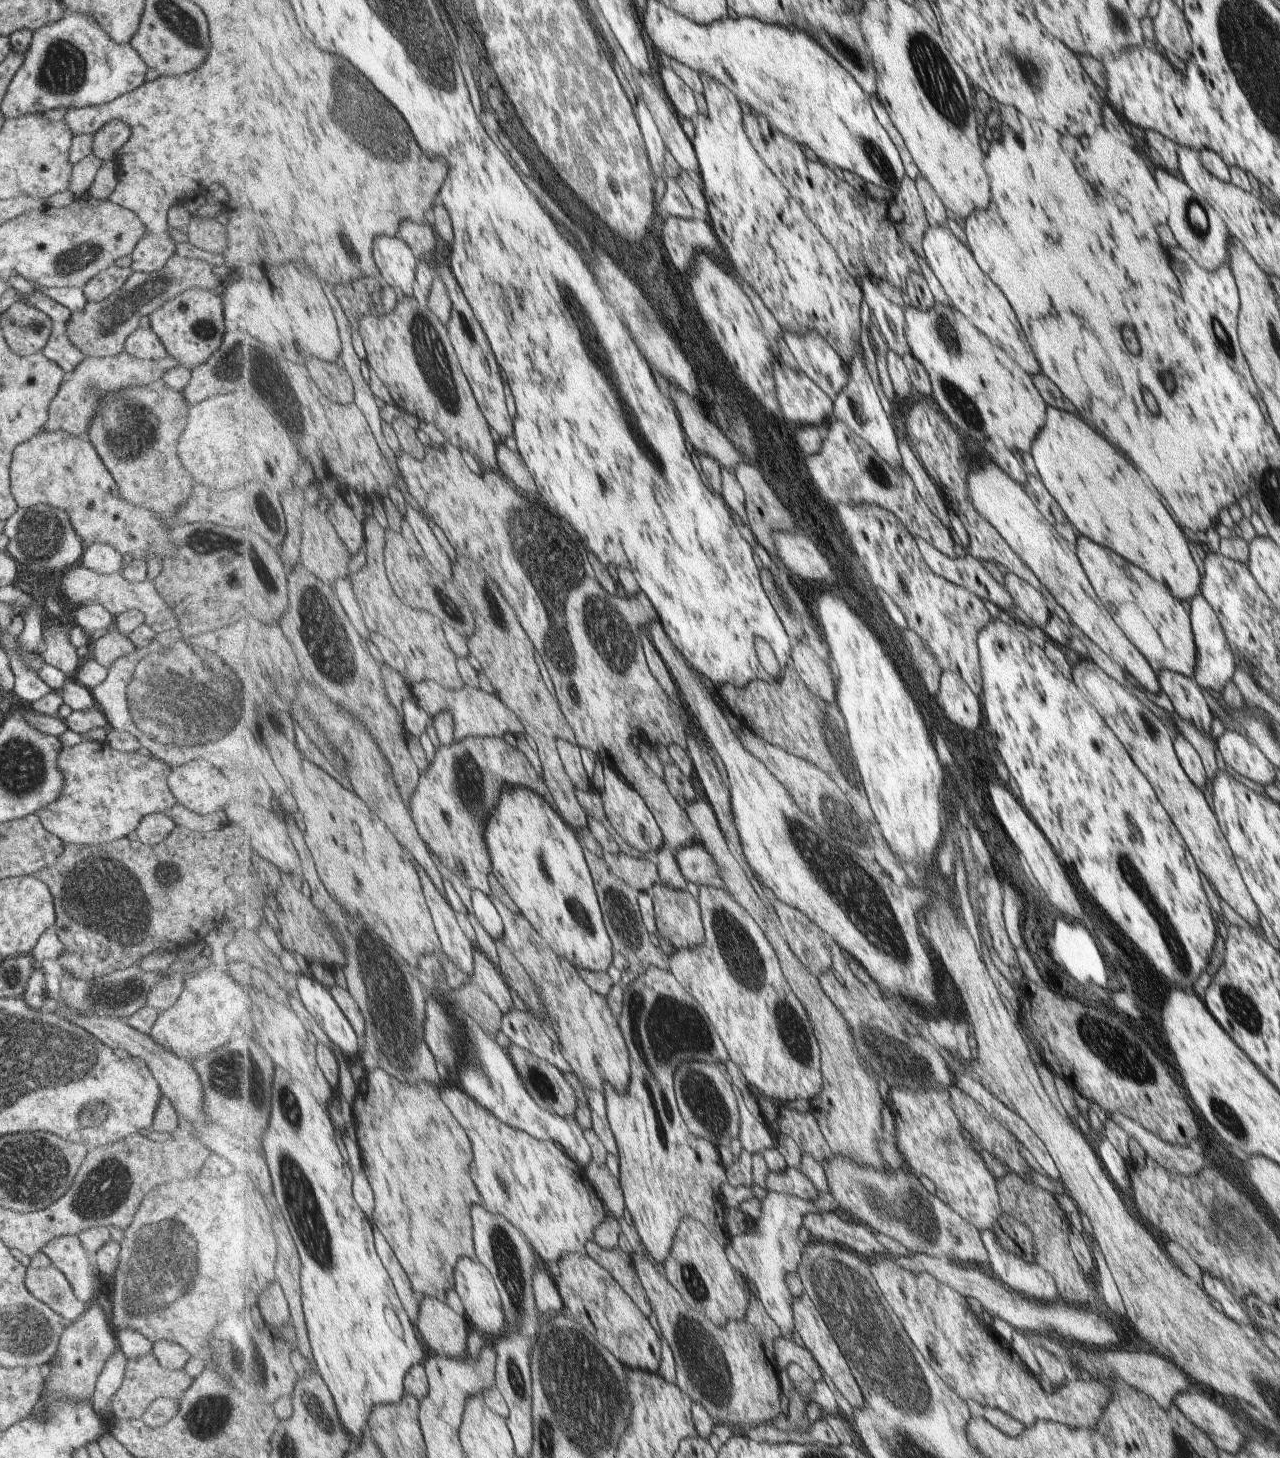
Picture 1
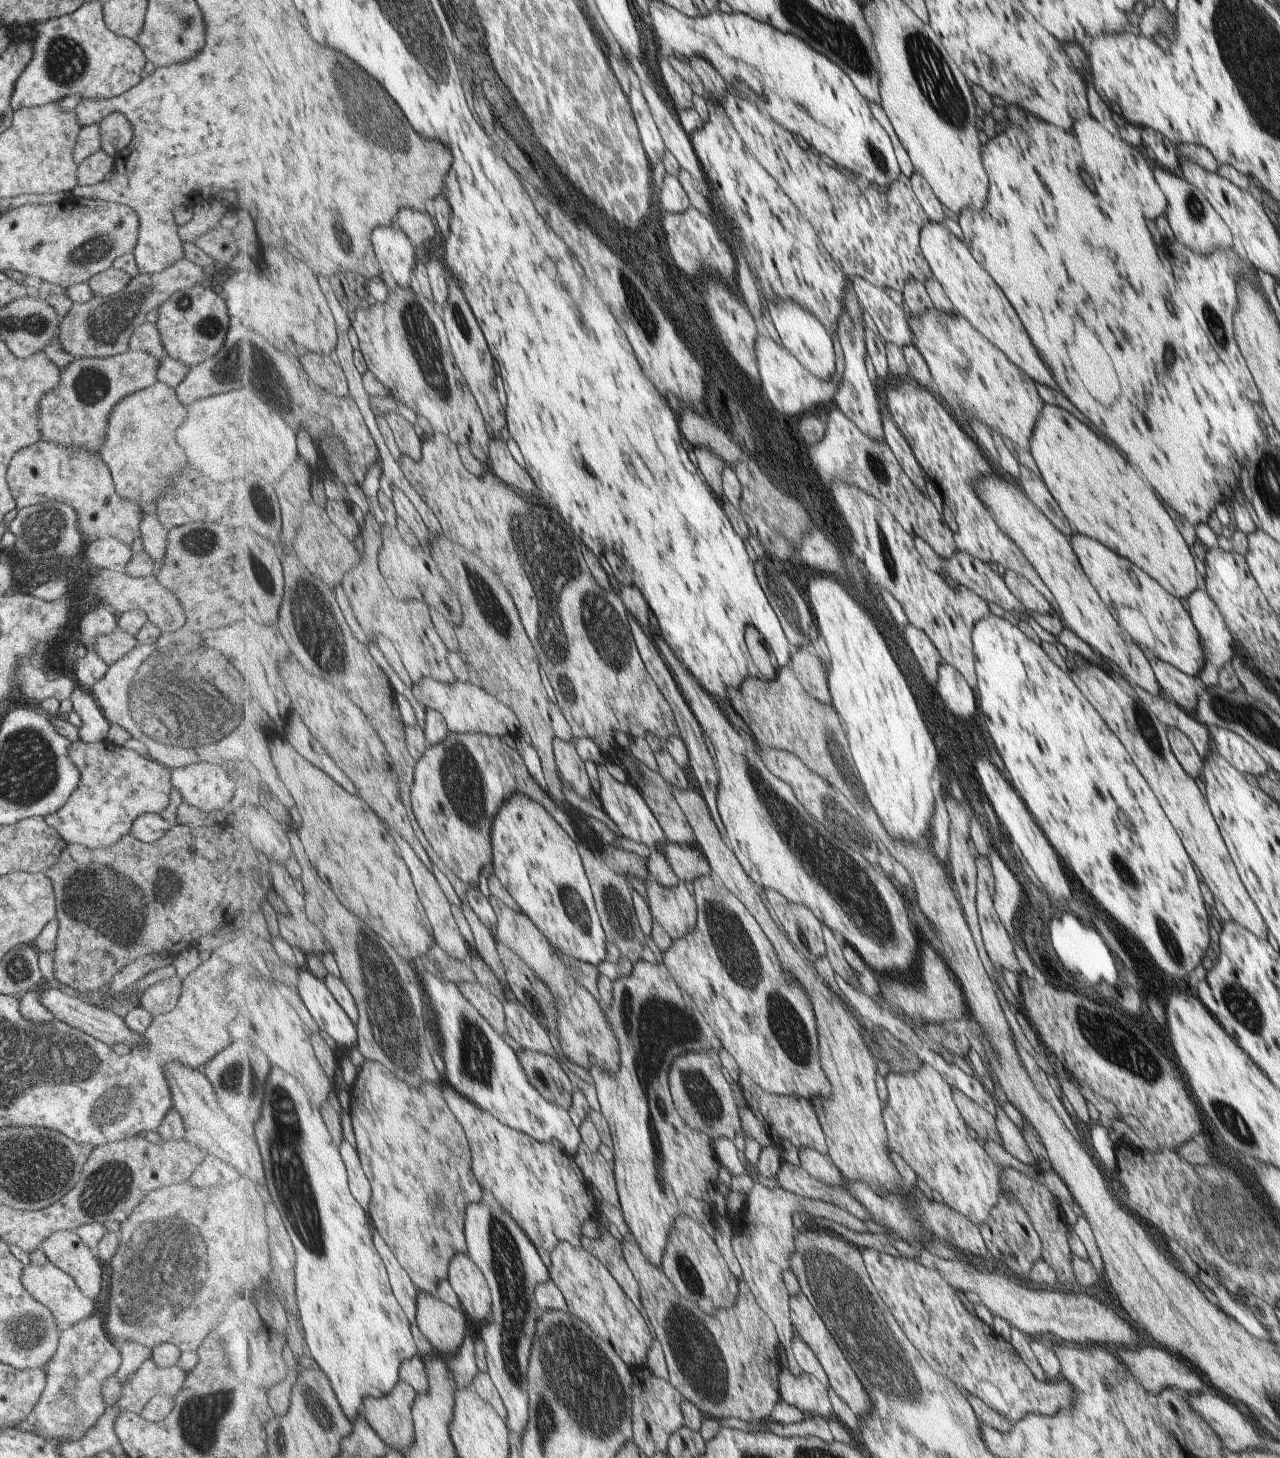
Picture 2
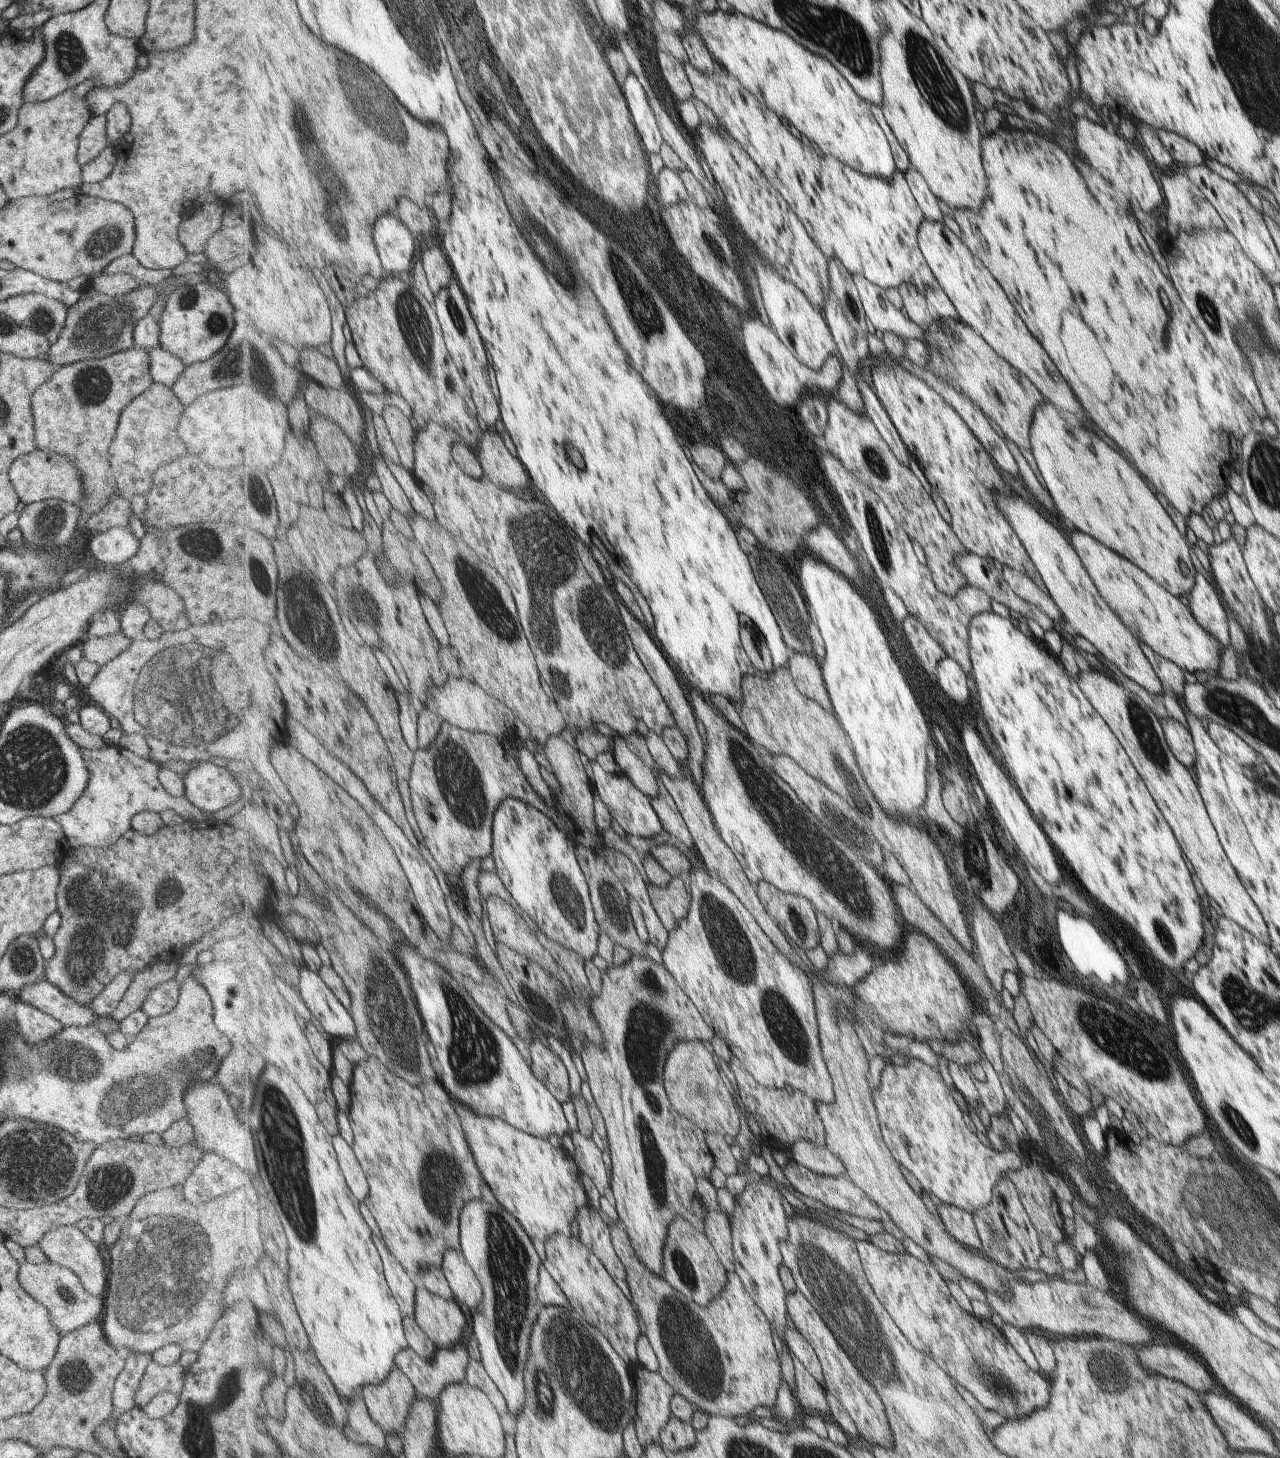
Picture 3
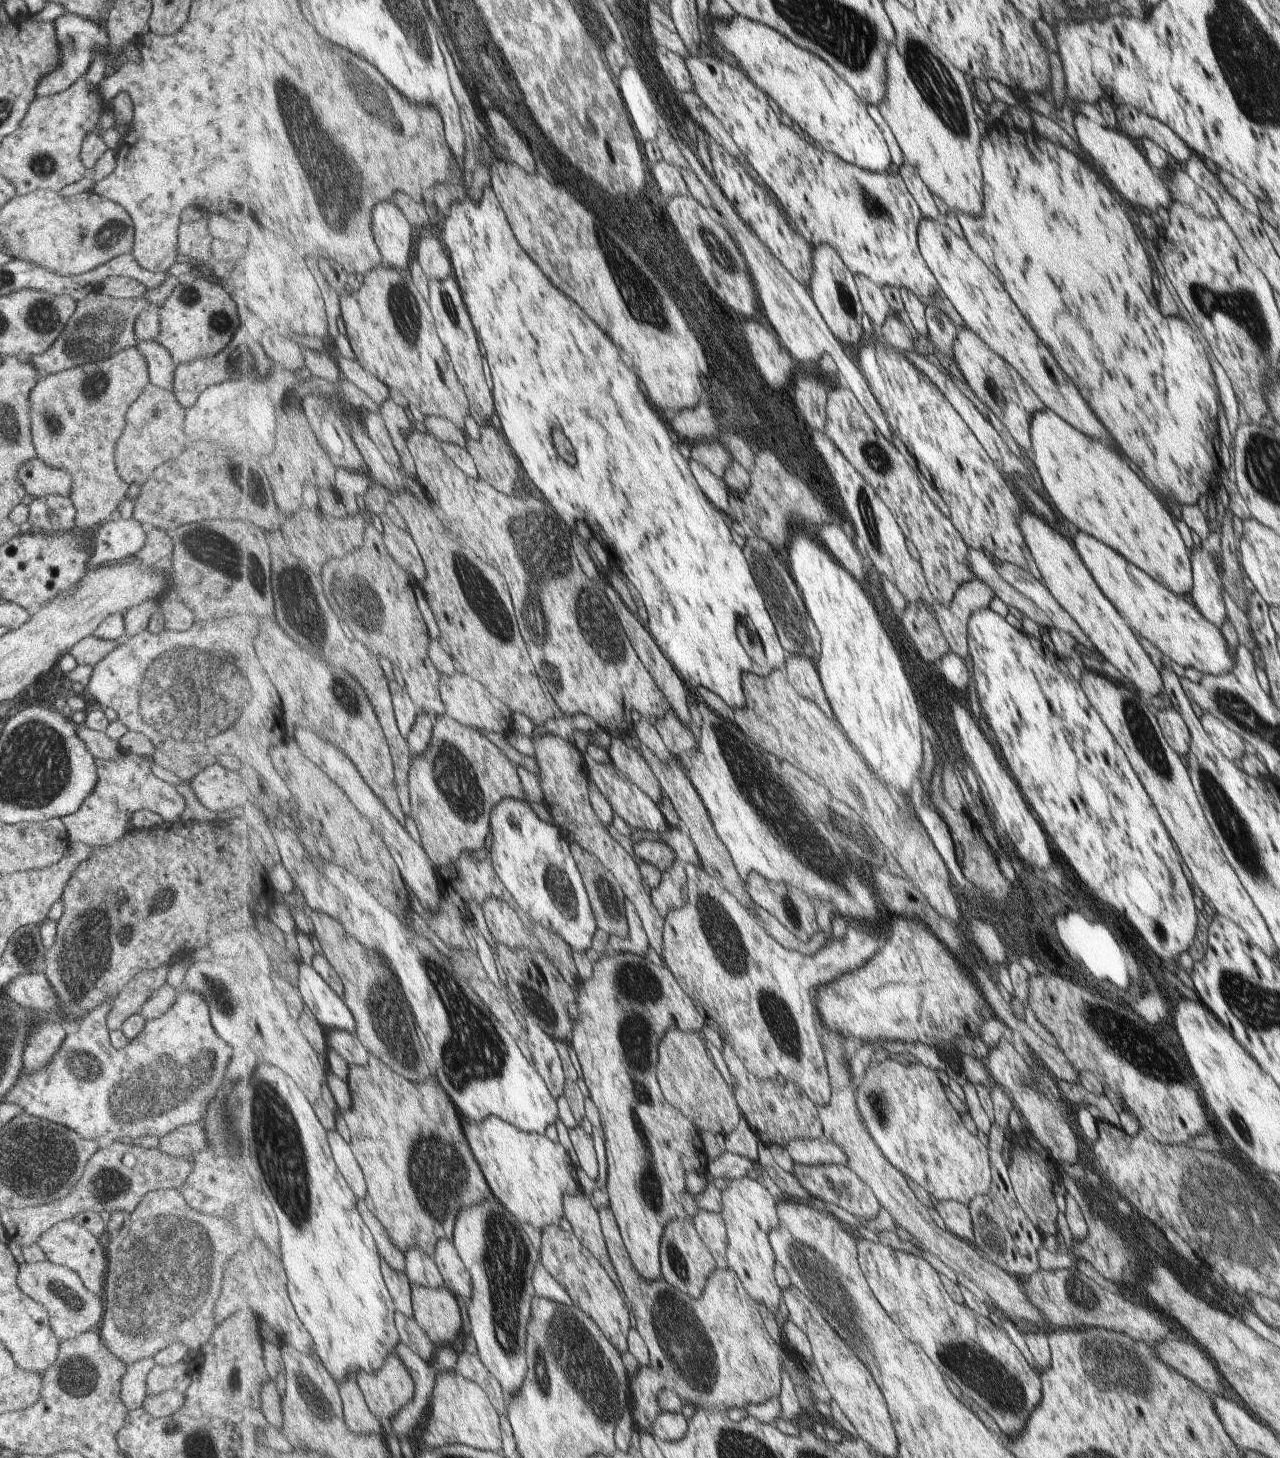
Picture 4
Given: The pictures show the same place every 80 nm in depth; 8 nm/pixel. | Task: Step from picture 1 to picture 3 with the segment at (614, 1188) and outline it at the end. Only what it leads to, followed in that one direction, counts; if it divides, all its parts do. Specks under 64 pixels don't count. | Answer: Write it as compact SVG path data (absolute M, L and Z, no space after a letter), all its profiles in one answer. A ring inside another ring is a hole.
M579 1130L571 1136L575 1146L574 1158L583 1174L586 1174L603 1196L611 1198L612 1178L603 1165L603 1156L597 1144Z

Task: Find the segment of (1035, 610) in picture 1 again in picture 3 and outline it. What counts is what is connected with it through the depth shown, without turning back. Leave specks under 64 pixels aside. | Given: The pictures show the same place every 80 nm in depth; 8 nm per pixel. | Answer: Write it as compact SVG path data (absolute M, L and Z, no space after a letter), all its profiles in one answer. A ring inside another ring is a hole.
M1004 566L1002 567L1002 577L1009 585L1009 588L1021 598L1021 600L1042 610L1051 620L1060 620L1060 612L1053 604L1051 597L1047 592L1042 593L1039 588L1037 588L1037 585L1033 584L1030 578L1027 578L1026 574Z

